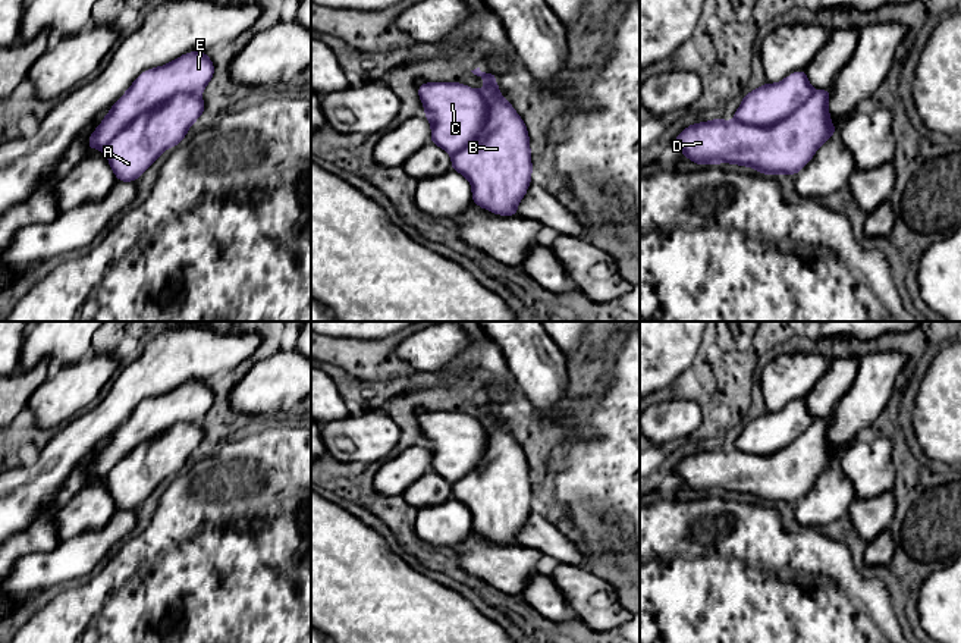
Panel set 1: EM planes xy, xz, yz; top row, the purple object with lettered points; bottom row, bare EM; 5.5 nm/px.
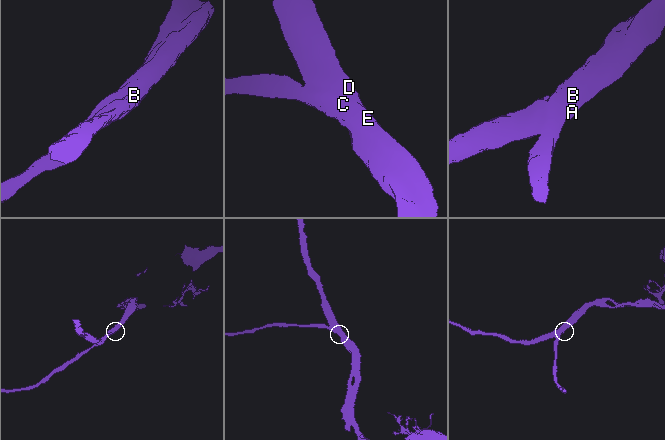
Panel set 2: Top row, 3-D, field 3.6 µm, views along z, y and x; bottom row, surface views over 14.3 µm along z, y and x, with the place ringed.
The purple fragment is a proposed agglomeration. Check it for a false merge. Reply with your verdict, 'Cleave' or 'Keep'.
Cleave

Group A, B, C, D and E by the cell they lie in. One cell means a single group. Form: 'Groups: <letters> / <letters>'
Groups: A B D / C E

